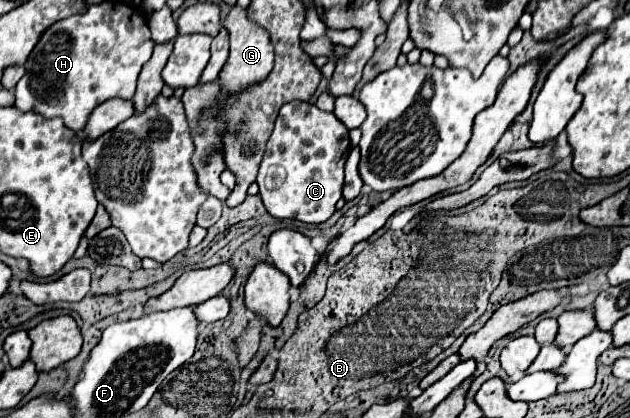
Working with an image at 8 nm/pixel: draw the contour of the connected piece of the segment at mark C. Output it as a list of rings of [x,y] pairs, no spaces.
[[[292,100],[280,108],[268,148],[258,168],[258,186],[266,210],[276,218],[296,218],[308,224],[326,222],[342,198],[344,164],[350,152],[348,128],[316,104]]]

